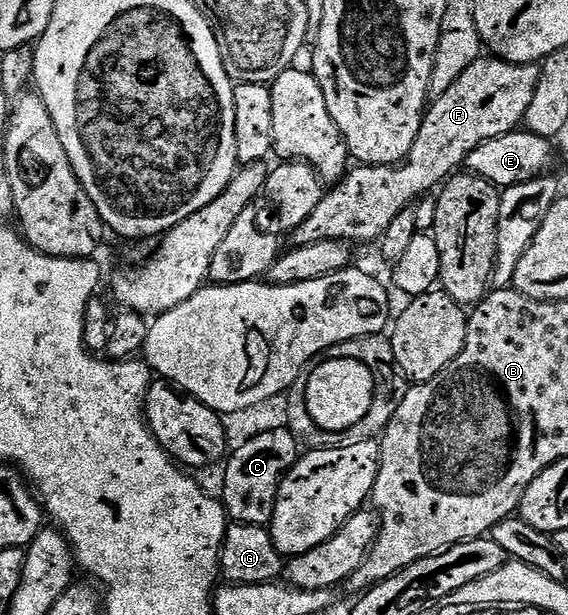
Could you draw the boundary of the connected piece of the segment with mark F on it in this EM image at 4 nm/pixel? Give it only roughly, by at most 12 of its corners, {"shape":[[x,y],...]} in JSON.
{"shape":[[478,58],[396,166],[358,165],[292,245],[376,243],[487,140],[524,123],[541,68]]}

